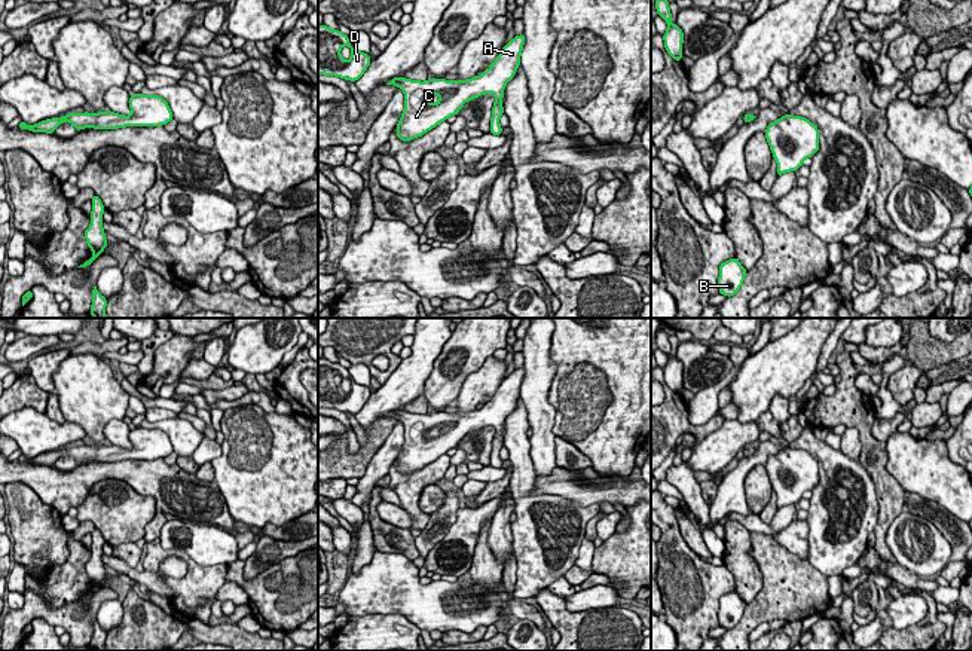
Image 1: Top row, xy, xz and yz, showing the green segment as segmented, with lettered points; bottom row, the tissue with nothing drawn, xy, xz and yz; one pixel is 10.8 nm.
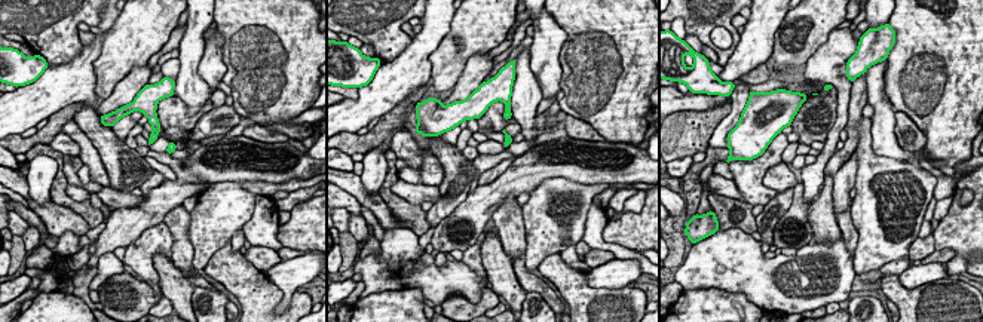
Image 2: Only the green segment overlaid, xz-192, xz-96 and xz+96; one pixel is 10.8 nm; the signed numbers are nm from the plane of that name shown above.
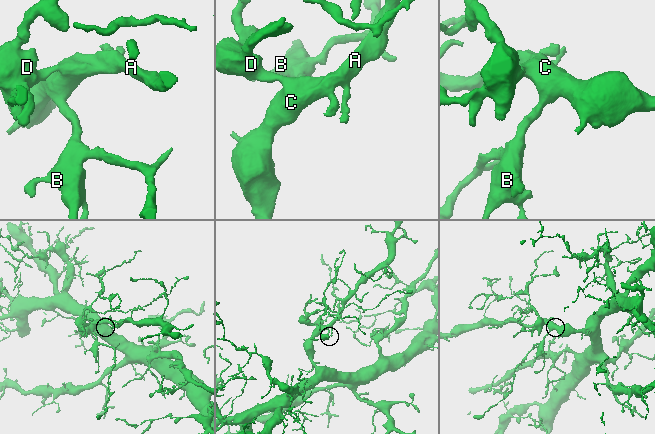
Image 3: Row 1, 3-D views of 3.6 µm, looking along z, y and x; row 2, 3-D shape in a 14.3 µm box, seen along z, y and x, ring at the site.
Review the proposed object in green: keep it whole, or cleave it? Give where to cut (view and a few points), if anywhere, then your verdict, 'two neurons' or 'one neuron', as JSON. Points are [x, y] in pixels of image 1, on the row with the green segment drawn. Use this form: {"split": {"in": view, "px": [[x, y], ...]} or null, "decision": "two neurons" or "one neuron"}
{"split": null, "decision": "one neuron"}

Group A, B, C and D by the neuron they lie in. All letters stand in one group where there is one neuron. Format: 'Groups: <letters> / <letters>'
Groups: A B C D

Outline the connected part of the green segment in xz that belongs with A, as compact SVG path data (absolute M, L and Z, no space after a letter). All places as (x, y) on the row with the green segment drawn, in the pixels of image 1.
M525 34L516 36L502 48L492 65L482 76L473 79L428 79L419 82L394 77L389 80L386 85L395 85L404 92L404 110L395 125L397 137L403 141L422 137L447 117L458 114L467 101L485 94L495 95L489 132L501 135L502 94L520 65L523 45Z

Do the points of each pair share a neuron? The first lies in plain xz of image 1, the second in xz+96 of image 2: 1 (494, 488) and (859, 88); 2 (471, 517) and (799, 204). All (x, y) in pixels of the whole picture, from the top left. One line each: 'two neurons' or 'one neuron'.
1: one neuron
2: one neuron

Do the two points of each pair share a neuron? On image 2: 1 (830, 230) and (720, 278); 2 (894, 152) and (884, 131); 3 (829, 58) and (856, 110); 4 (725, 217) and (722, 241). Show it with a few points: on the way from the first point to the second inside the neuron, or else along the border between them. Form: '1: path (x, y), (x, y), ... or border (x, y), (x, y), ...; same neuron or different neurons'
1: border (841, 236), (833, 241), (814, 242); different neurons
2: path (890, 147), (884, 141), (884, 135); same neuron
3: border (853, 83), (848, 120), (844, 128); different neurons
4: border (719, 229), (740, 227), (750, 235); different neurons

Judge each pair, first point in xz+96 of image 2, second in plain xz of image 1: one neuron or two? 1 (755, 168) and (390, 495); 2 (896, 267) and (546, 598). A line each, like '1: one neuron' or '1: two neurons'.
1: two neurons
2: two neurons

